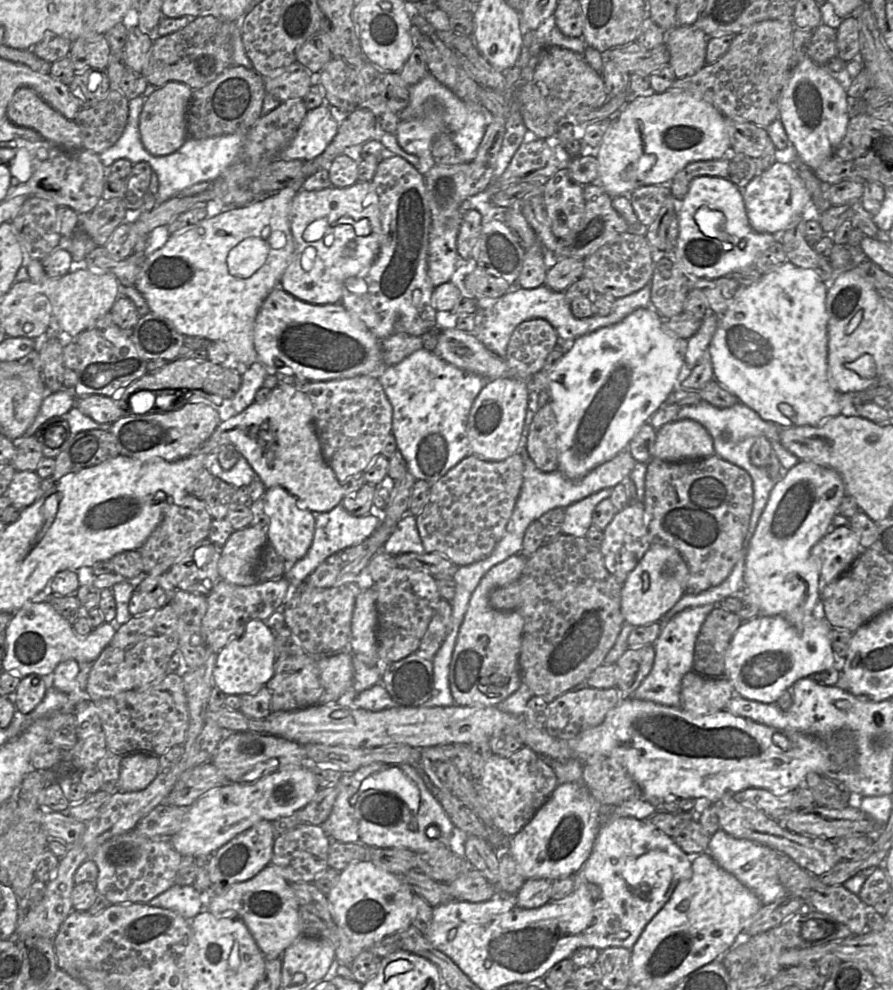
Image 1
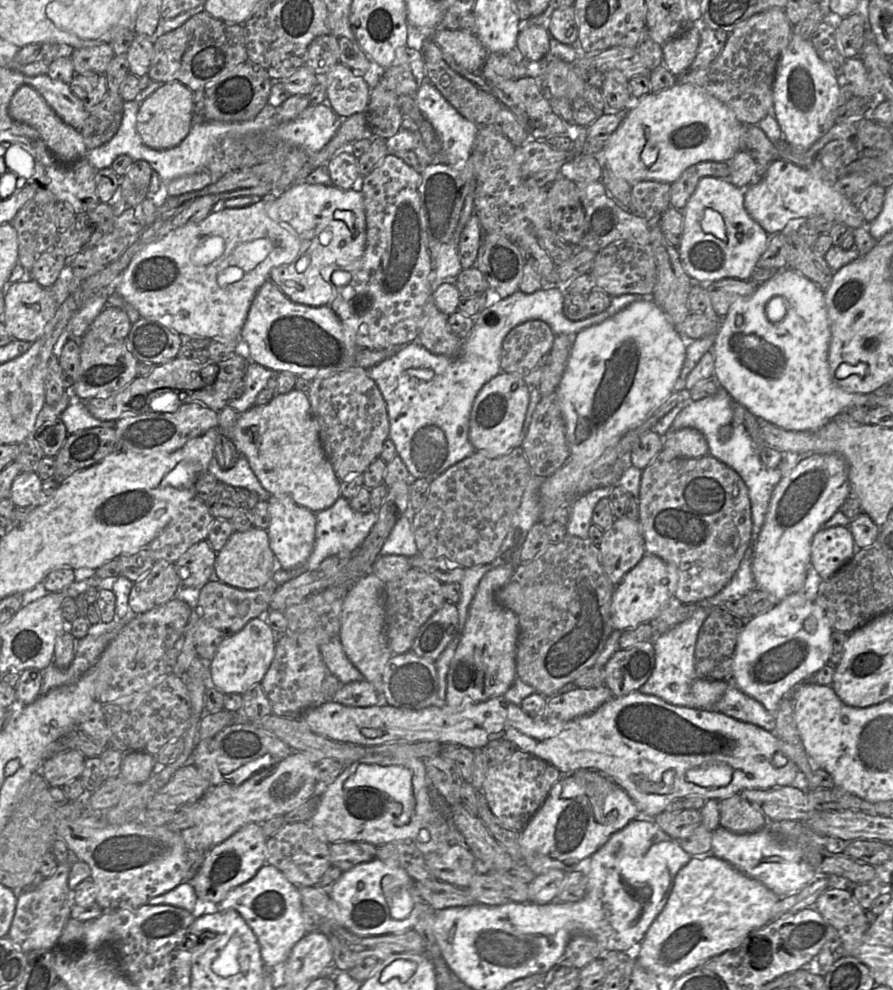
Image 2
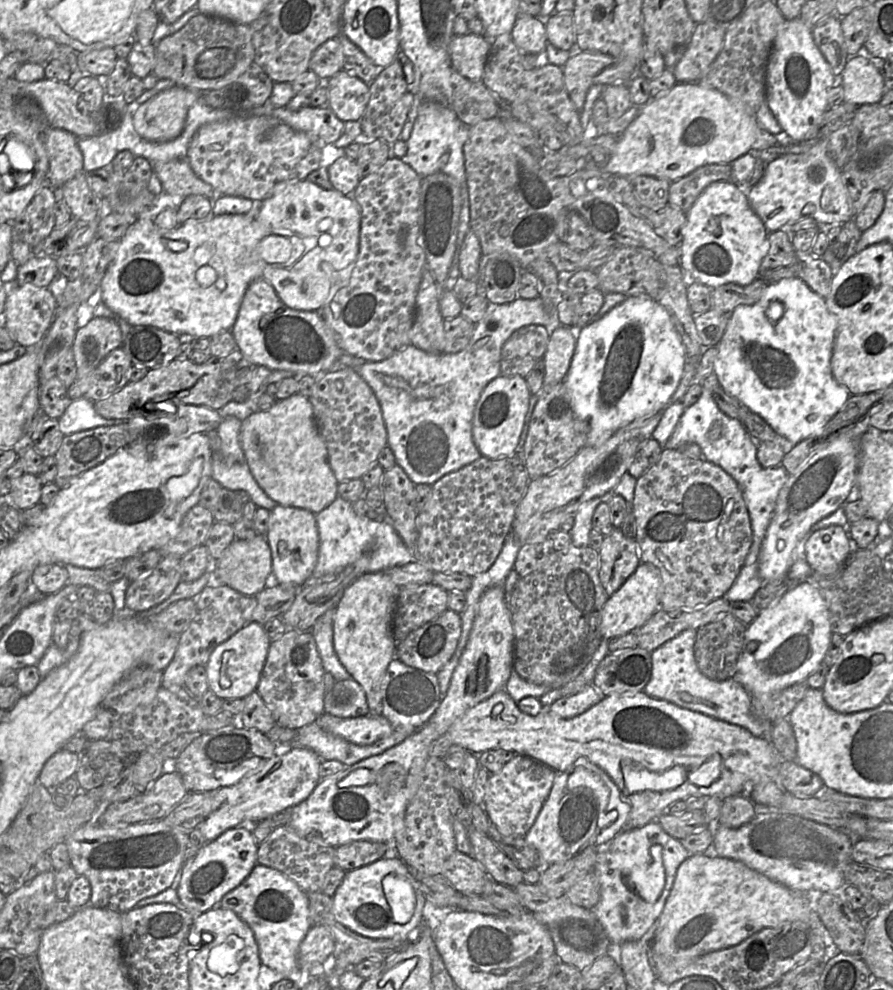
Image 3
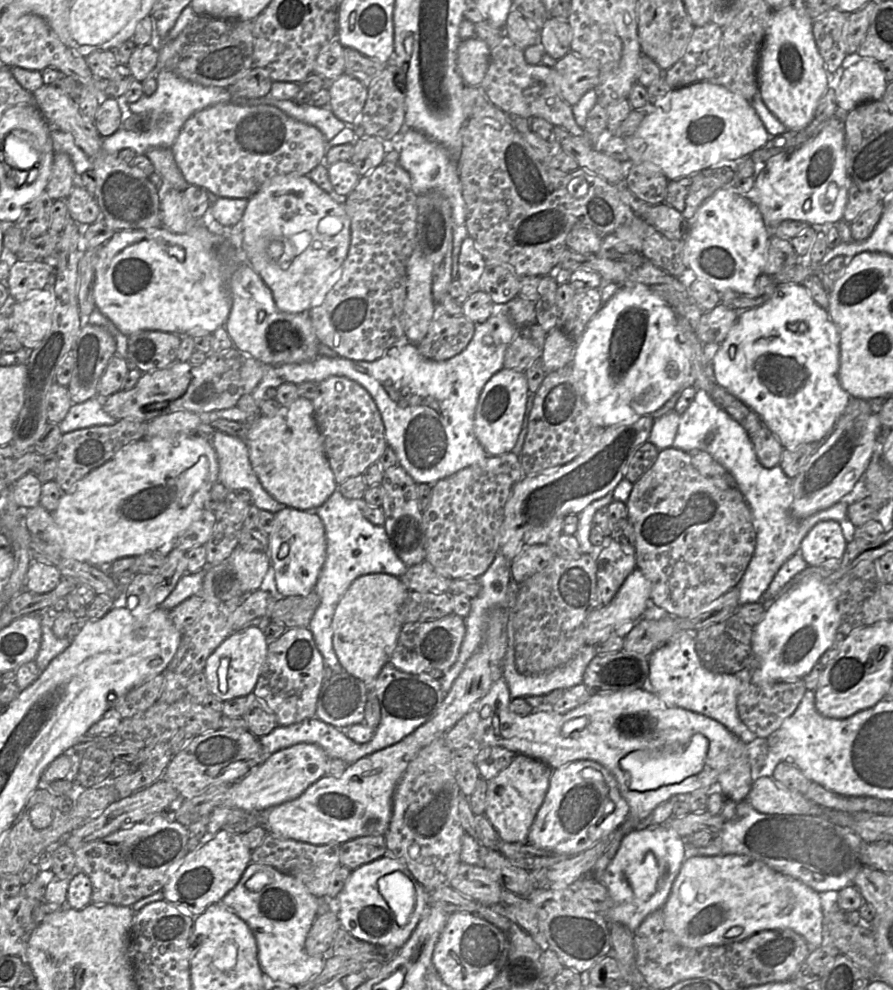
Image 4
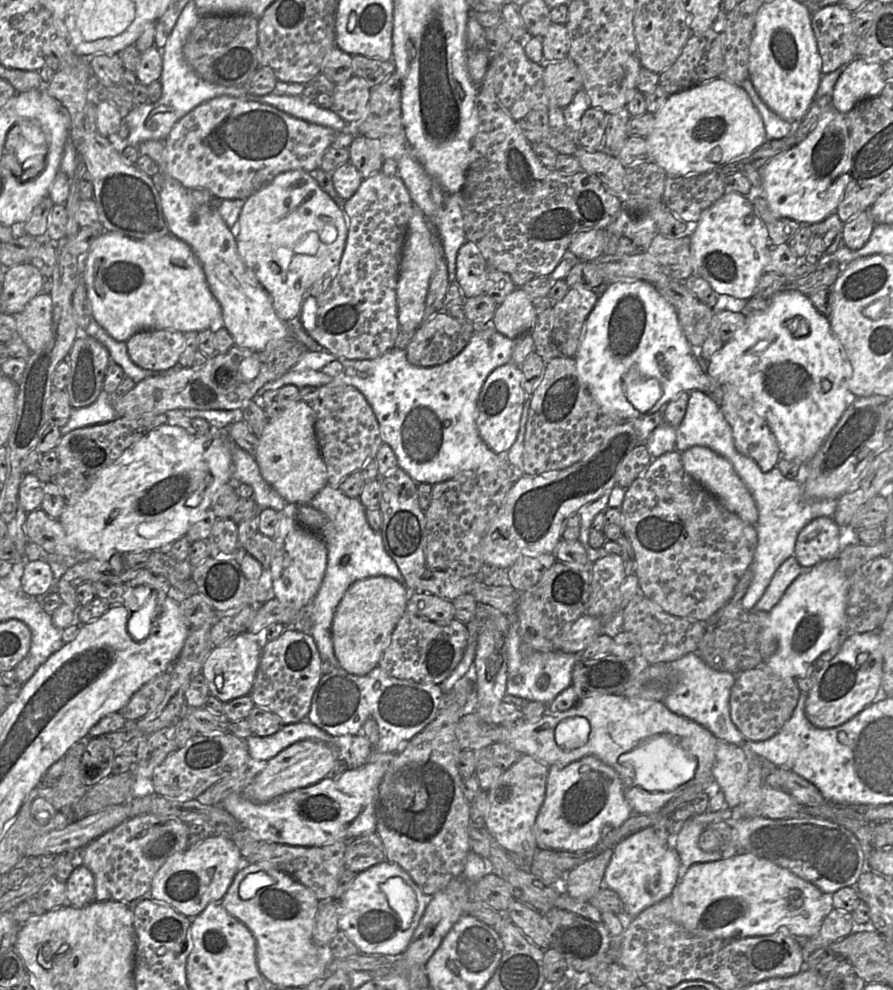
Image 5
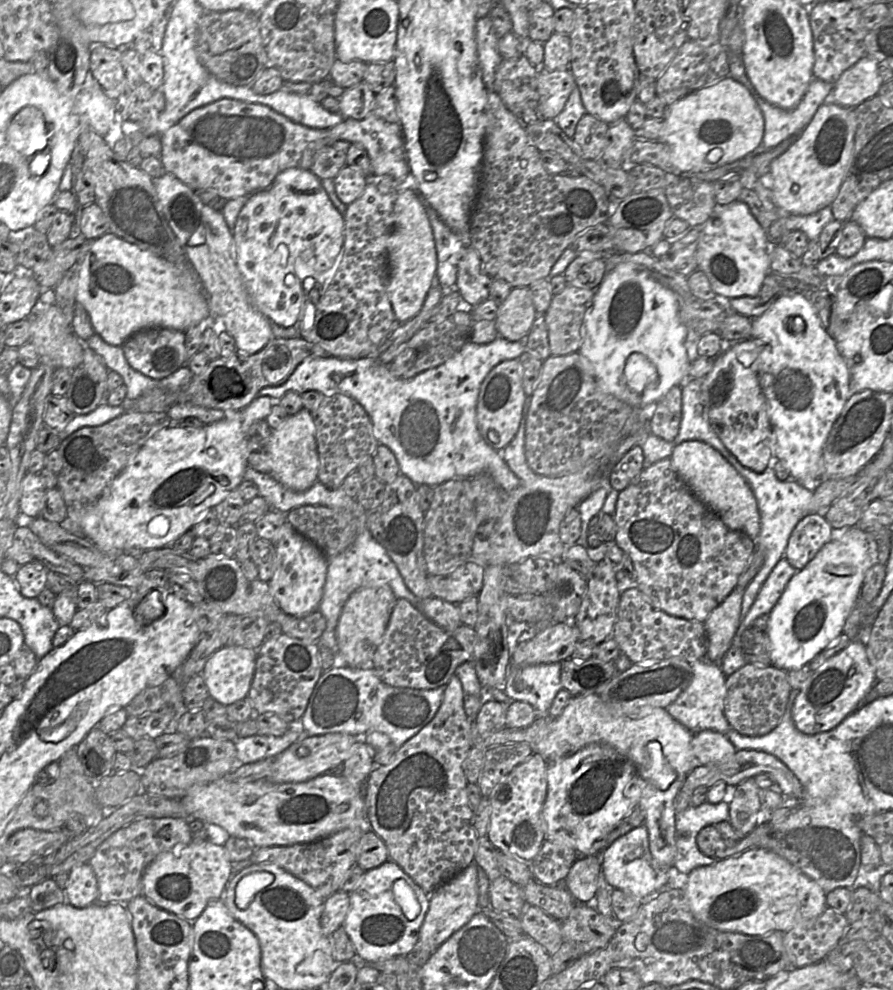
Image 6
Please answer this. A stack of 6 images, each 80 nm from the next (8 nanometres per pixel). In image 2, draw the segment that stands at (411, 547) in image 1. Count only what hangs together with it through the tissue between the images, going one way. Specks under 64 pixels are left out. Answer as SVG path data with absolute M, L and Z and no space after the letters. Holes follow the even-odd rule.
M409 499L409 505L407 510L405 511L403 516L396 522L388 538L385 540L380 550L379 556L399 555L399 556L406 556L410 558L418 554L418 549L413 534L413 517L415 513L416 512L413 512L410 509L410 499Z

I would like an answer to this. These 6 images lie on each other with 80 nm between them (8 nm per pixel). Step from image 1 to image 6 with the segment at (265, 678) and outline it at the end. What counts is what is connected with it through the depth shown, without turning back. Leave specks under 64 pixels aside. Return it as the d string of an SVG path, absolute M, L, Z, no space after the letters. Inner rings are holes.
M226 645L206 662L202 677L209 696L228 706L248 696L255 673L257 649Z

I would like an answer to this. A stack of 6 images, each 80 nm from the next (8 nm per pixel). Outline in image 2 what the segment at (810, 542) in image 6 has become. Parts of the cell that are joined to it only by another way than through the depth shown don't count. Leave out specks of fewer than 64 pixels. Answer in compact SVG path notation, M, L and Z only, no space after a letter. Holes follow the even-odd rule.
M848 526L820 529L811 542L811 564L822 580L829 579L854 555L857 548Z

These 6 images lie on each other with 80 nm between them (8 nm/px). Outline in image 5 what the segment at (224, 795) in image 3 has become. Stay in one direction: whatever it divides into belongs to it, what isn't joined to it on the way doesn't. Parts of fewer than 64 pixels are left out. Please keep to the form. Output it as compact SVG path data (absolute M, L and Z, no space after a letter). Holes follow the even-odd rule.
M319 740L298 741L270 759L242 793L256 802L268 802L285 793L318 783L327 777L337 759L336 746Z

